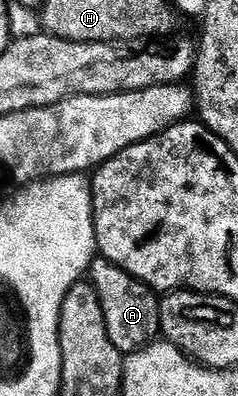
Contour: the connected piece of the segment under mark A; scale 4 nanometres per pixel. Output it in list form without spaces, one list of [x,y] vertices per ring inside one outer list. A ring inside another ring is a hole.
[[[102,257],[91,263],[89,282],[97,289],[97,297],[101,297],[101,309],[105,313],[105,325],[109,329],[109,341],[117,345],[117,349],[125,357],[135,351],[144,351],[160,338],[161,313],[160,296],[147,284],[134,279],[125,269],[113,265]]]

